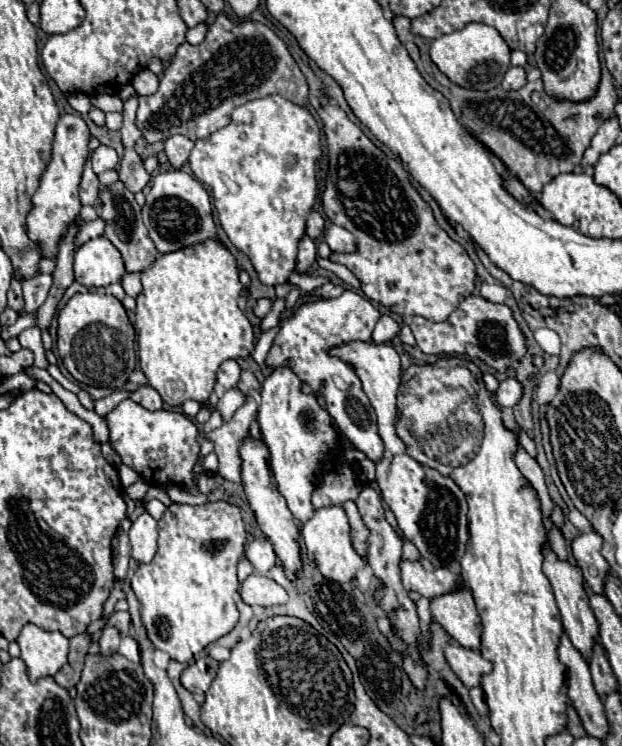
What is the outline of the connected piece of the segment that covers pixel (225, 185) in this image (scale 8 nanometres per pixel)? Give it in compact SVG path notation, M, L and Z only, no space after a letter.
M272 94L234 108L230 124L196 140L190 152L194 176L212 188L218 220L230 242L244 252L266 286L288 282L298 242L316 200L316 162L322 158L320 128L302 106Z

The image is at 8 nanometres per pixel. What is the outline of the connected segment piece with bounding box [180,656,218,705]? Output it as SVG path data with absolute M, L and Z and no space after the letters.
M202 656L182 672L180 682L186 690L190 690L196 702L202 705L205 700L205 692L212 684L216 672L218 672L218 662L212 660L210 656Z

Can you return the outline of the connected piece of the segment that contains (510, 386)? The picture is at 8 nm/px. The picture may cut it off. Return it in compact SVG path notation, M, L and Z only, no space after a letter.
M506 378L500 382L500 388L496 392L496 402L498 406L512 408L520 402L522 394L524 394L524 386L516 378Z

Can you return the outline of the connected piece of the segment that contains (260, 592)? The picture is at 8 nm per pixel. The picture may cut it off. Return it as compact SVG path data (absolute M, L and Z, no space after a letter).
M250 574L242 582L240 596L250 606L254 606L254 604L274 606L274 604L286 604L288 602L288 594L280 584L276 584L274 580L266 578L266 576L258 576L258 574Z

